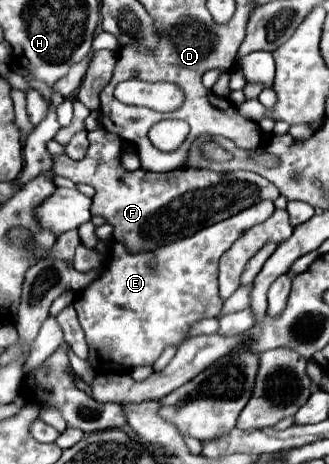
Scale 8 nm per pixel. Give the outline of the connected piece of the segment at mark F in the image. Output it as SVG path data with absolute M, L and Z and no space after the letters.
M103 129L89 133L89 145L91 149L81 161L73 161L65 155L55 155L53 171L57 175L69 177L75 183L87 183L97 191L93 197L91 215L101 215L109 225L113 225L113 241L123 243L131 253L153 251L165 243L173 243L213 223L219 223L243 211L245 207L251 207L253 203L259 203L263 199L275 201L279 197L279 191L273 187L273 183L249 171L219 173L193 167L183 167L167 173L143 169L127 171L119 159L123 151L121 139L115 133L107 133Z

